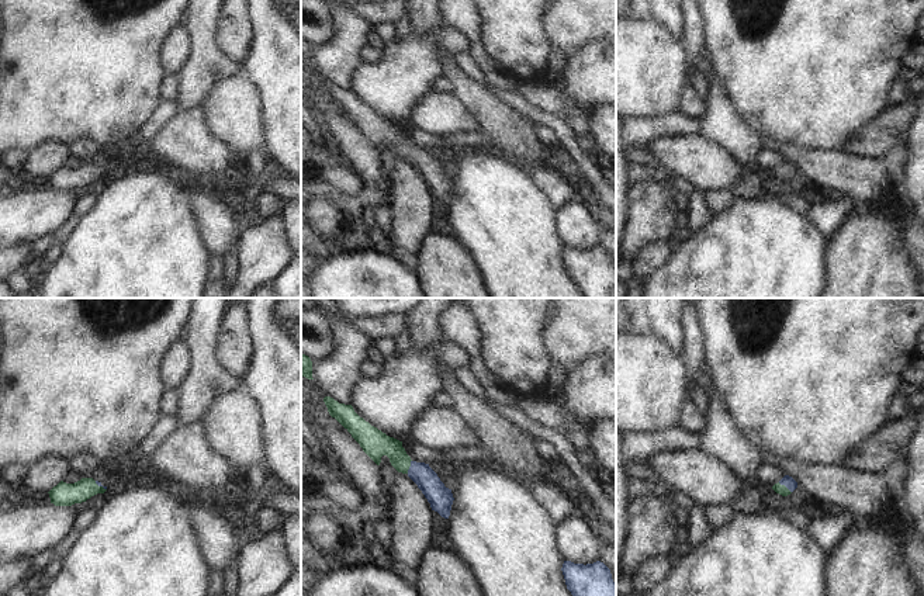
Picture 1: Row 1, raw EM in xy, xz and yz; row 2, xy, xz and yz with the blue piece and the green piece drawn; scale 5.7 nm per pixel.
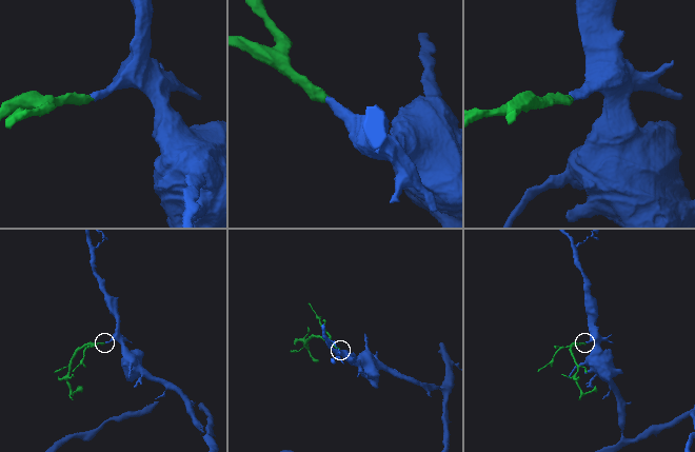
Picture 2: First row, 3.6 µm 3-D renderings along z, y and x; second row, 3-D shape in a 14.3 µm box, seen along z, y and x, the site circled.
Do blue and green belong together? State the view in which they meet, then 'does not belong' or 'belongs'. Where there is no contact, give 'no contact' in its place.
xz | belongs

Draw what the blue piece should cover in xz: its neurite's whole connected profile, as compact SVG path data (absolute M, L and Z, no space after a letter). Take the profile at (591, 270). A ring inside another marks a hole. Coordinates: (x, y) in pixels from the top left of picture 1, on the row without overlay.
M564 246L561 256L567 274L585 298L616 298L616 268L603 247Z

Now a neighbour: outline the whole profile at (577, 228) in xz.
M577 198L557 209L557 232L564 246L584 250L599 246L596 221L588 207Z

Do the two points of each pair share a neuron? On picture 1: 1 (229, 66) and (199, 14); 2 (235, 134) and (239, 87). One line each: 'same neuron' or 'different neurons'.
1: same neuron
2: same neuron

